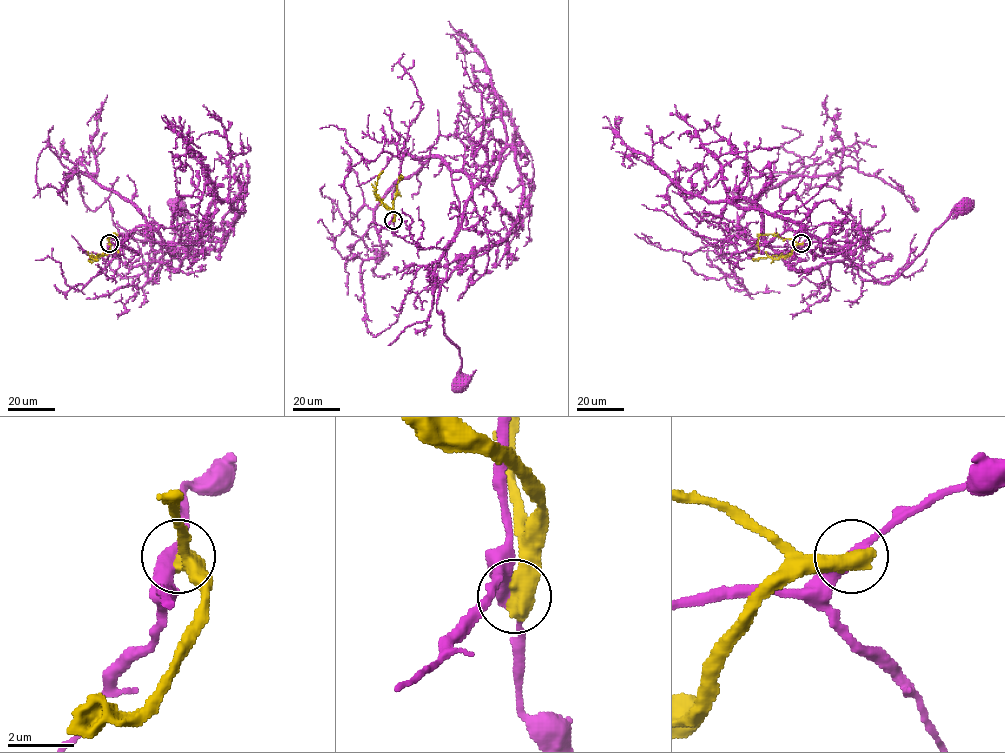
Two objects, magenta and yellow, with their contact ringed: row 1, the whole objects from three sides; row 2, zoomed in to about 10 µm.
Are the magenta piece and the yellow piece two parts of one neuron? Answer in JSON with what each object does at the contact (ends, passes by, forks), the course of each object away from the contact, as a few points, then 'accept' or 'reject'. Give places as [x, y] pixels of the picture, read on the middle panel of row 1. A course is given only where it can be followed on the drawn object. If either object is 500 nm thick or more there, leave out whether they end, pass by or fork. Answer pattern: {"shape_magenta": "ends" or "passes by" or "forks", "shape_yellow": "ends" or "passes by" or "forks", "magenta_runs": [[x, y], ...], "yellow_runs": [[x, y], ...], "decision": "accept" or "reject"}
{"magenta_runs": [[393, 220], [405, 154], [438, 157], [452, 171], [459, 212], [436, 309], [459, 349], [461, 384]], "yellow_runs": [[393, 220], [395, 213], [376, 194], [377, 178], [383, 171]], "decision": "reject"}

